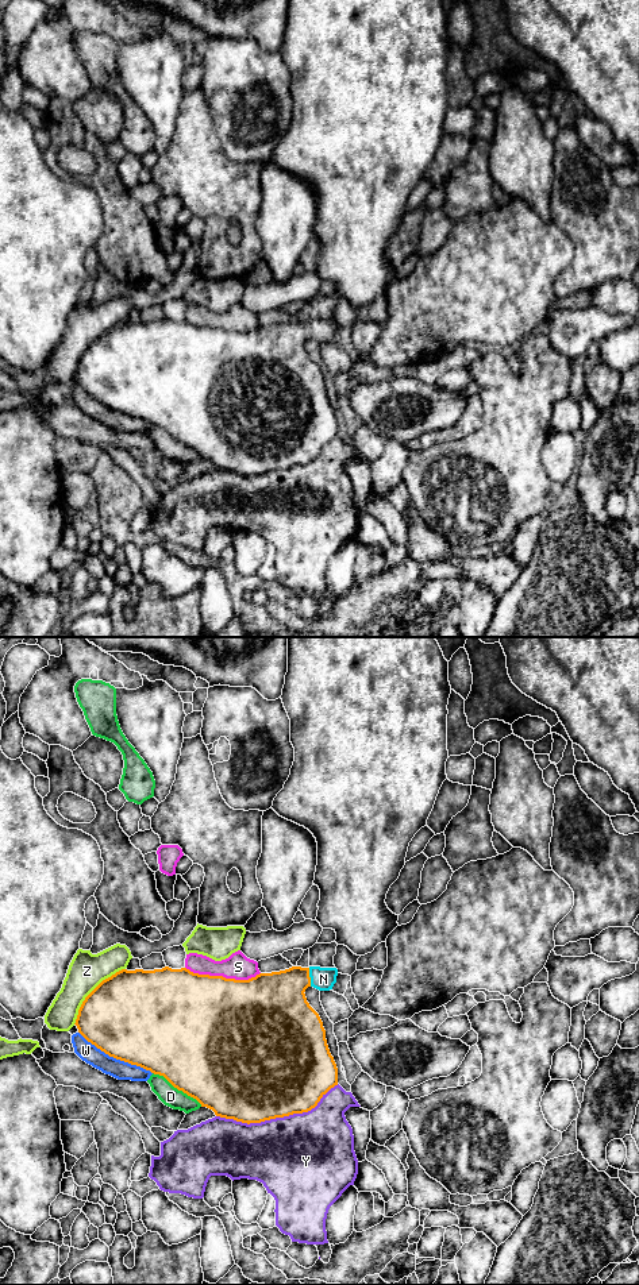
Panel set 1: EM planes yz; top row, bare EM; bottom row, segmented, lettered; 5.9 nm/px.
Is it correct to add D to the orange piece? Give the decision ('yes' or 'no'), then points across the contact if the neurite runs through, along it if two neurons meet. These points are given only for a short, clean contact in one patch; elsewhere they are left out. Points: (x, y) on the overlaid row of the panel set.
no

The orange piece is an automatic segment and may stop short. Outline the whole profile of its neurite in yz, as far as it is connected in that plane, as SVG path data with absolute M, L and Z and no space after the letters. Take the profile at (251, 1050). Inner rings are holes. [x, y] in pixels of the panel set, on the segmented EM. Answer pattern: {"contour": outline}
{"contour": "M292 966L259 973L249 980L199 975L186 968L122 969L85 997L74 1024L88 1042L109 1057L163 1076L216 1116L247 1124L261 1123L308 1112L338 1085L338 1068L327 1045L323 1022L304 993L308 987L332 989L336 976L336 968L320 966Z"}

